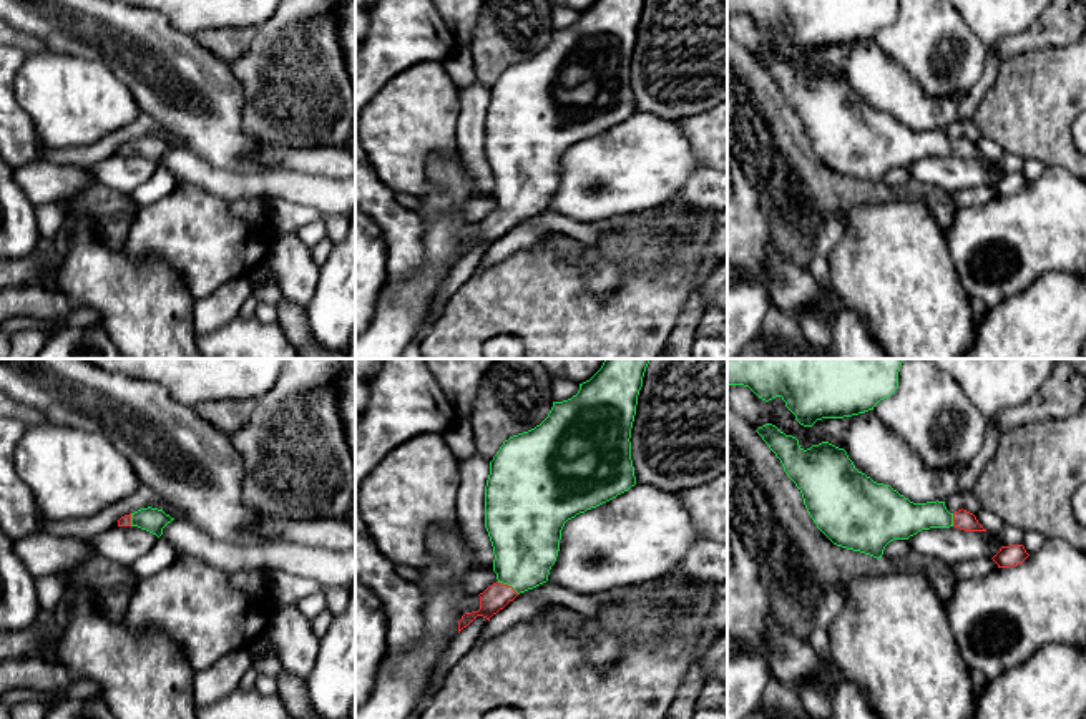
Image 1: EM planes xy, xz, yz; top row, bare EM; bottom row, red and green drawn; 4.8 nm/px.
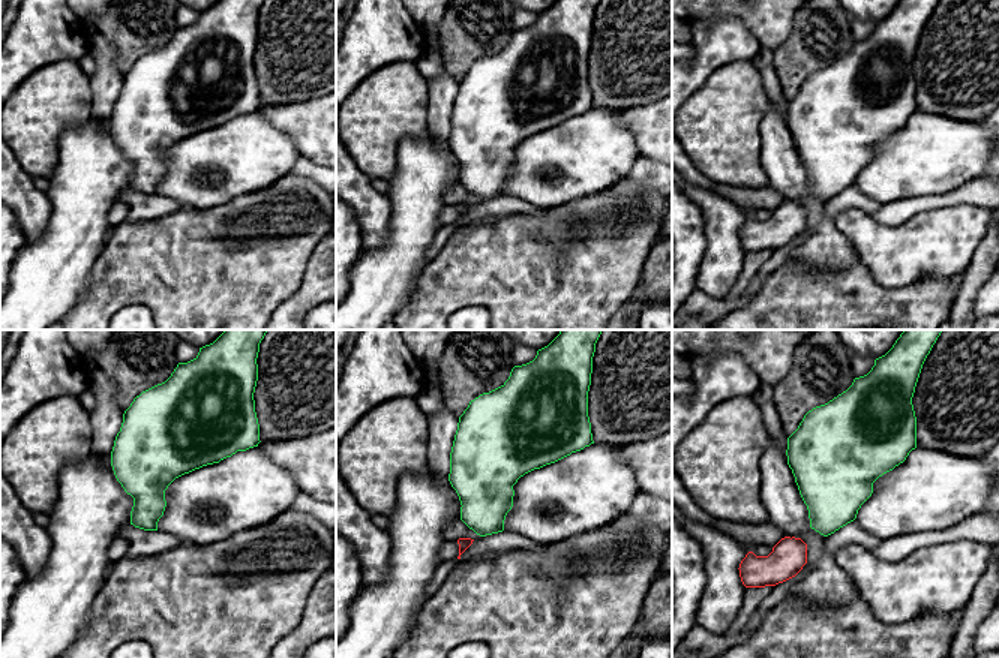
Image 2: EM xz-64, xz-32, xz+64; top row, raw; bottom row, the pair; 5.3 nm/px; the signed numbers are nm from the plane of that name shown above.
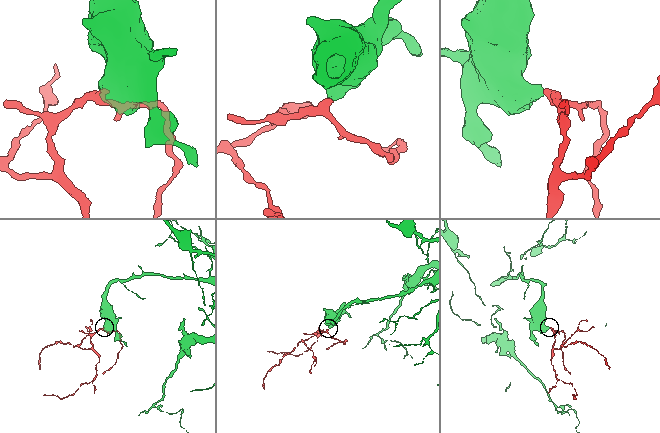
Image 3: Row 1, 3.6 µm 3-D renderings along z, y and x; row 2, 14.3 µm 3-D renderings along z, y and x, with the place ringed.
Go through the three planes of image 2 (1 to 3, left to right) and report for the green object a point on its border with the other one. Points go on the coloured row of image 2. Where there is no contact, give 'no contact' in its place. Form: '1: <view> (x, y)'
1: no contact
2: no contact
3: no contact

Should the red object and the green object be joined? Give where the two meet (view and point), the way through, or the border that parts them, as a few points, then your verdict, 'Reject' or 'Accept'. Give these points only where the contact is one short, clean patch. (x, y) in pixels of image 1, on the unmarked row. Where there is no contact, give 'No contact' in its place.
Touches red at xz (507, 213). Path across: xz (497, 224), (507, 213), (522, 191), (525, 165). Accept

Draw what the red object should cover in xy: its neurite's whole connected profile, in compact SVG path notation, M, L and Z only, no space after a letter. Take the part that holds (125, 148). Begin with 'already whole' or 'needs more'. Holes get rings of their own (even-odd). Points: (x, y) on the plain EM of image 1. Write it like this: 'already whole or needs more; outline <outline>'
needs more; outline M148 135L148 136L141 136L135 141L121 144L118 148L118 154L138 154L159 166L163 163L163 156L173 148L174 146L166 143L163 138Z

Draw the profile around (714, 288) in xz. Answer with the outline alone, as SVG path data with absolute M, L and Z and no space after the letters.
M727 257L714 266L701 286L701 296L706 311L727 312Z

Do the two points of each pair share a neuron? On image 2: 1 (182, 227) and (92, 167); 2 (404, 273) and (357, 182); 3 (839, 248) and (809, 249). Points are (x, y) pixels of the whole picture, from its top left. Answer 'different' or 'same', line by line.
1: different
2: different
3: same

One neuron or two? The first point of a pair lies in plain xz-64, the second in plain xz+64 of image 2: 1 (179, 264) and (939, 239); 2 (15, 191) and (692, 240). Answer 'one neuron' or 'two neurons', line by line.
1: two neurons
2: two neurons

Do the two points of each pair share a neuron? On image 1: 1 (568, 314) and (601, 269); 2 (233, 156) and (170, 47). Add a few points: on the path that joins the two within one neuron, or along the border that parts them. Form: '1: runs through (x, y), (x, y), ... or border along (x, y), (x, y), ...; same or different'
1: border along (563, 258), (583, 273), (601, 301), (621, 281); different
2: runs through (213, 130), (205, 108), (170, 73); same

